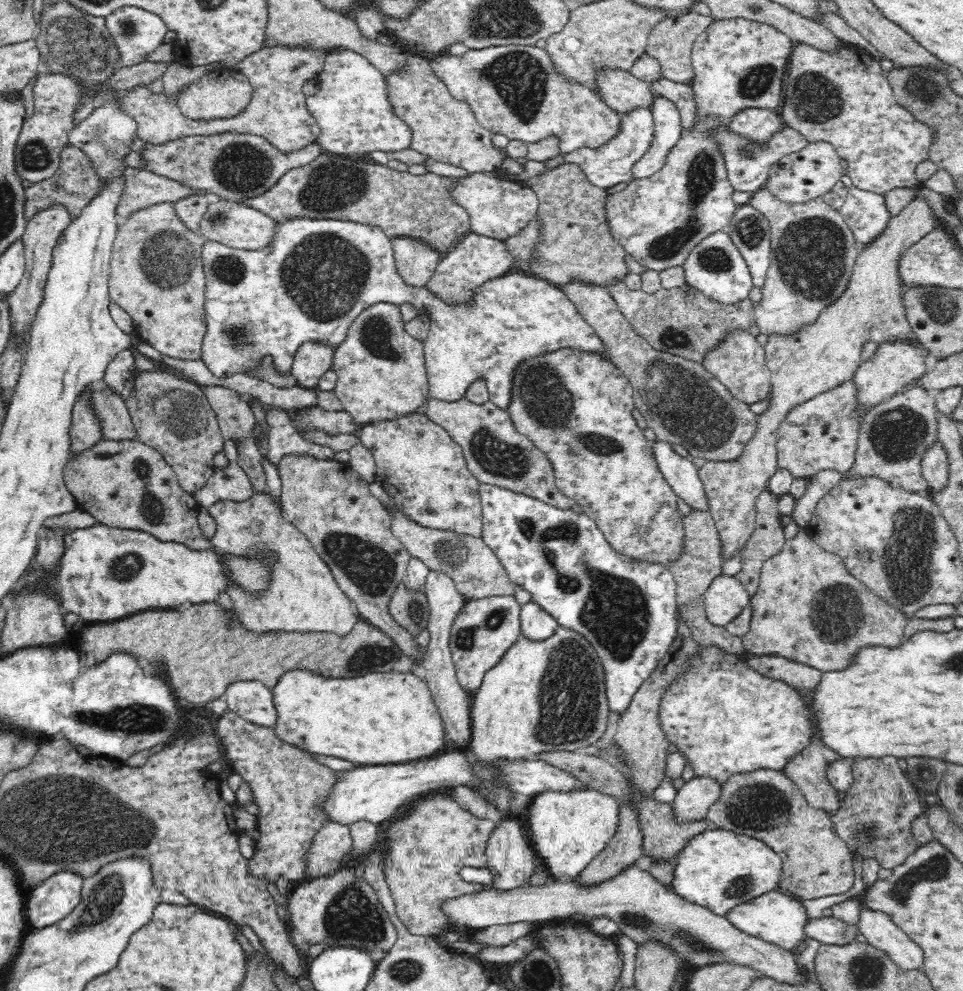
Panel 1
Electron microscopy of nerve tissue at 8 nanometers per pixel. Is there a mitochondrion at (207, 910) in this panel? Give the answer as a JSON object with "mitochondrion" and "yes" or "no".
{"mitochondrion":"no"}

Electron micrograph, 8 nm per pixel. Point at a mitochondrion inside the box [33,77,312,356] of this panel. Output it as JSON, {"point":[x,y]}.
{"point":[167,258]}

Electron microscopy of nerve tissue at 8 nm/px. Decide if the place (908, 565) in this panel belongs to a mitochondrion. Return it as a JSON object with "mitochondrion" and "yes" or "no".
{"mitochondrion":"yes"}

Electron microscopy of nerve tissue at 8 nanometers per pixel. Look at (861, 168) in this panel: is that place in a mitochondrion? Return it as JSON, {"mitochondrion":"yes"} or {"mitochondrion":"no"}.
{"mitochondrion":"no"}

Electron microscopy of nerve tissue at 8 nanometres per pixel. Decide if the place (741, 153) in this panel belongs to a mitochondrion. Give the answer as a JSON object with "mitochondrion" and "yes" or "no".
{"mitochondrion":"yes"}

